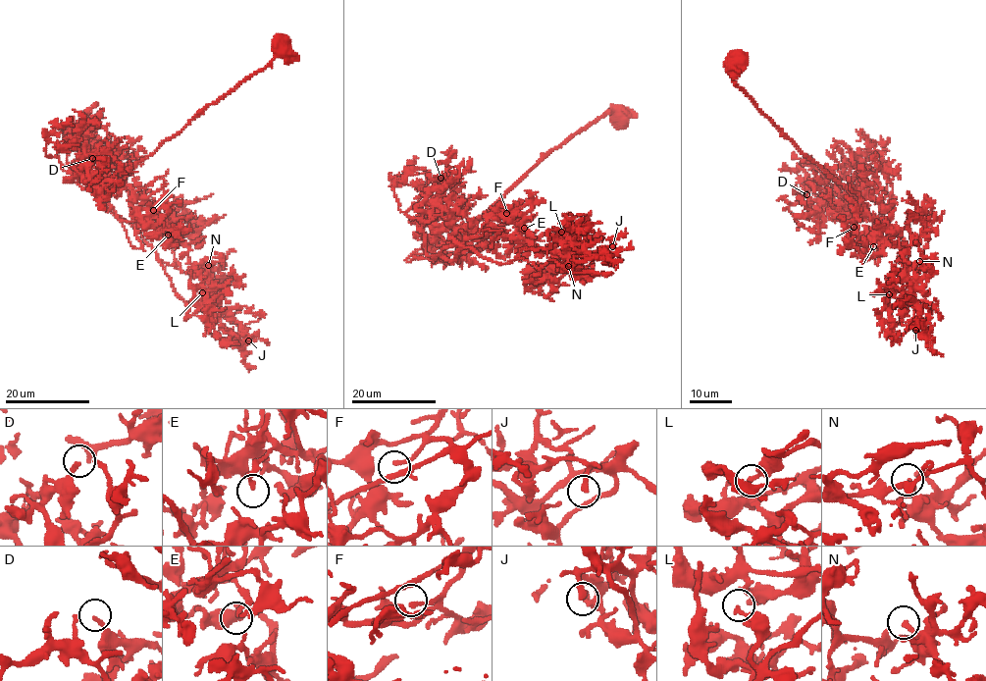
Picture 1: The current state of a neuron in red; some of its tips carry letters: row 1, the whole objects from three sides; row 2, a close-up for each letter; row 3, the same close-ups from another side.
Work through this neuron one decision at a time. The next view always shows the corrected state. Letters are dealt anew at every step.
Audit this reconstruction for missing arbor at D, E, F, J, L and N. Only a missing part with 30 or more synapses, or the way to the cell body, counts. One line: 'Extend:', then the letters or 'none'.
Extend: none

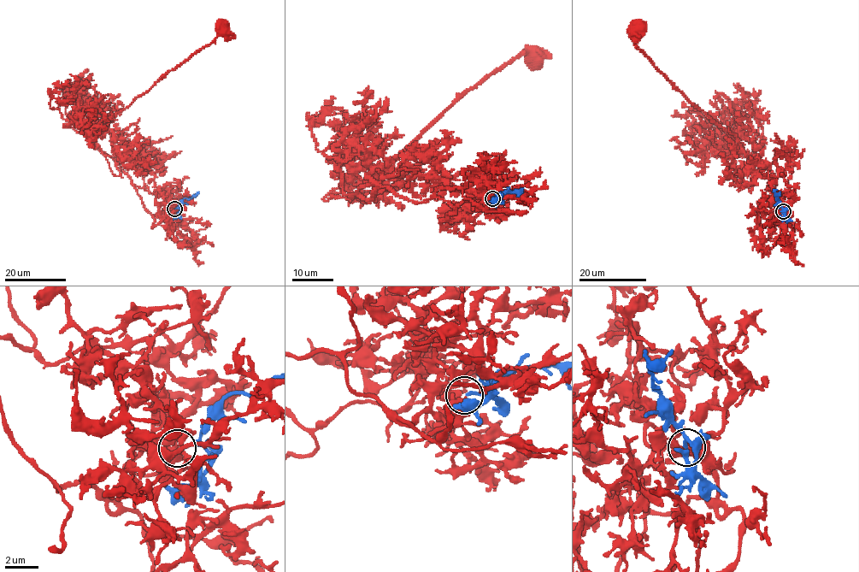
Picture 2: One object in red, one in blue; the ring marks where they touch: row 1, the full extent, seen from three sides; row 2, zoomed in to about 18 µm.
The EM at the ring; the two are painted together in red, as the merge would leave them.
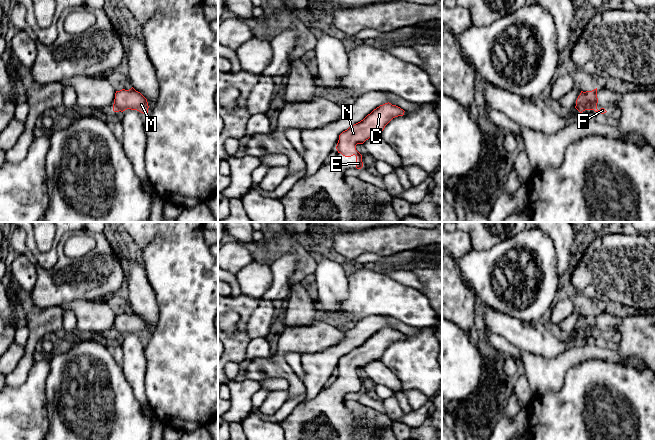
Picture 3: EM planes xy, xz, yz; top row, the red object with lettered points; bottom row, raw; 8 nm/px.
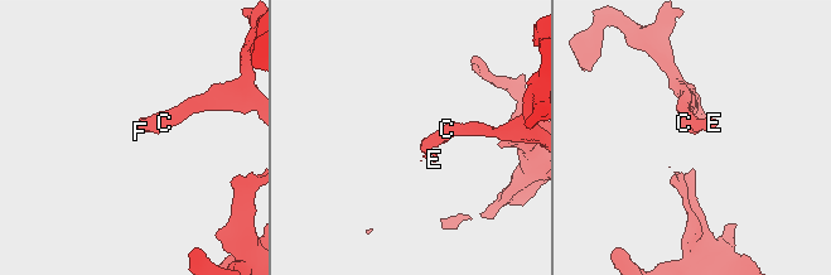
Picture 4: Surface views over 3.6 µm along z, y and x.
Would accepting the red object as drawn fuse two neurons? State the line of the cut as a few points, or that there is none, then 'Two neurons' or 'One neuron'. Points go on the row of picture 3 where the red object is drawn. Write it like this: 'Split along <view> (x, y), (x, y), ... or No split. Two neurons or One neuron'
No split. One neuron

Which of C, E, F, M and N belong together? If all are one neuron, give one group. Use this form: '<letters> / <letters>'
C E F M N

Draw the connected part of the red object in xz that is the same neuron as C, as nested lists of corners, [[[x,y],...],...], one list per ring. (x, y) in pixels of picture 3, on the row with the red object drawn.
[[[385,103],[374,109],[363,120],[352,125],[339,135],[336,146],[338,153],[345,157],[356,156],[356,168],[363,167],[362,155],[356,150],[357,144],[363,144],[371,137],[380,136],[385,126],[395,117],[403,116],[404,110],[391,103]]]

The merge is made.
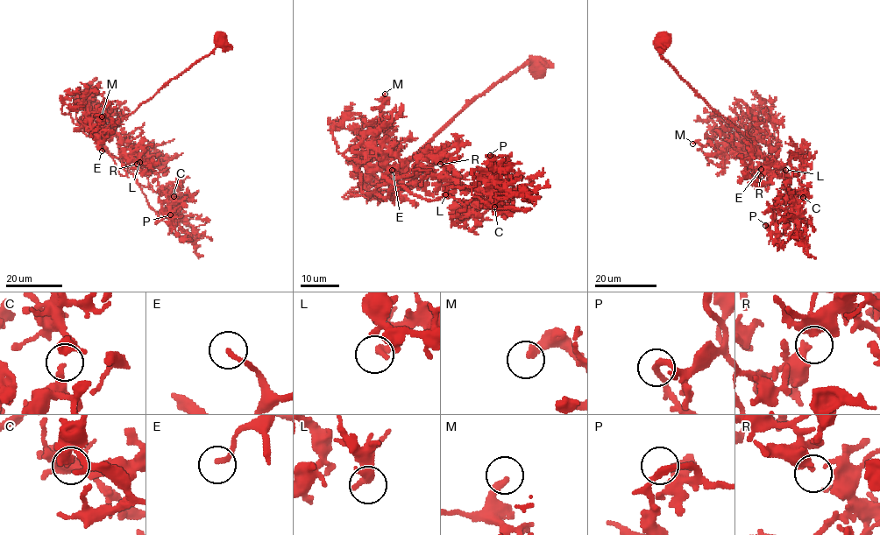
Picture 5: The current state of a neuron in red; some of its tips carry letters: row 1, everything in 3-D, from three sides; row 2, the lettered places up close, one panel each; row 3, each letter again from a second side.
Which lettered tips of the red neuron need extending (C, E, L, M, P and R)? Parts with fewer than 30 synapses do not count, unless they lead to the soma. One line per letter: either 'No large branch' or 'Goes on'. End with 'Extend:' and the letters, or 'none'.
C: No large branch
E: Goes on
L: No large branch
M: No large branch
P: Goes on
R: No large branch
Extend: E, P

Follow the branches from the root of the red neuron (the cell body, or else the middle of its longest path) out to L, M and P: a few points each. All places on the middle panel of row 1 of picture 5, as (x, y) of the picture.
L: (536, 64), (479, 95), (389, 181), (418, 168), (441, 175), (453, 188), (445, 194)
M: (536, 64), (529, 59), (495, 82), (383, 177), (393, 185), (386, 198), (362, 191), (358, 169), (385, 94)
P: (536, 64), (495, 82), (382, 176), (436, 199), (473, 186), (471, 172), (490, 155)

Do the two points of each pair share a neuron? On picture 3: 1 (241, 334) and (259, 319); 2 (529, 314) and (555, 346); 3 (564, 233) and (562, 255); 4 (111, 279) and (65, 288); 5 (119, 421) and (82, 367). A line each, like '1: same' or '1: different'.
1: different
2: different
3: same
4: same
5: same

